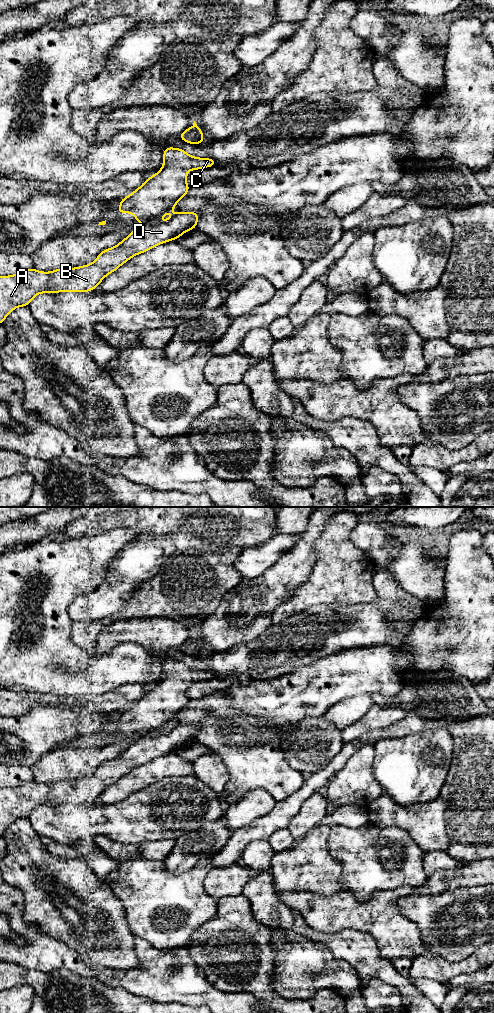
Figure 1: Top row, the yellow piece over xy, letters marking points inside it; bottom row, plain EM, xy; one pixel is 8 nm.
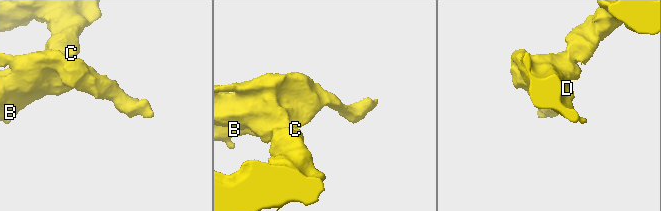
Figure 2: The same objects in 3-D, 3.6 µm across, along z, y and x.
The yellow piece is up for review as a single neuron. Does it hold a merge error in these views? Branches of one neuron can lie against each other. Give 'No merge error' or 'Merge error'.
No merge error

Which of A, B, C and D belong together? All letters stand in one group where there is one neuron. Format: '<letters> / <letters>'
A B C D

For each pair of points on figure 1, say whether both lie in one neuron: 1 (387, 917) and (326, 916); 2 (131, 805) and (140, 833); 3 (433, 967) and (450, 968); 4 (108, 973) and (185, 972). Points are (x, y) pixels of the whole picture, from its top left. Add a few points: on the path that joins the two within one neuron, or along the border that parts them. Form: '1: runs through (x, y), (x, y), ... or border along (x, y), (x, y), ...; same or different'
1: runs through (372, 916), (341, 915); same
2: runs through (138, 812), (140, 814), (140, 826); same
3: runs through (437, 968), (446, 968); same
4: runs through (127, 977), (166, 977); same

